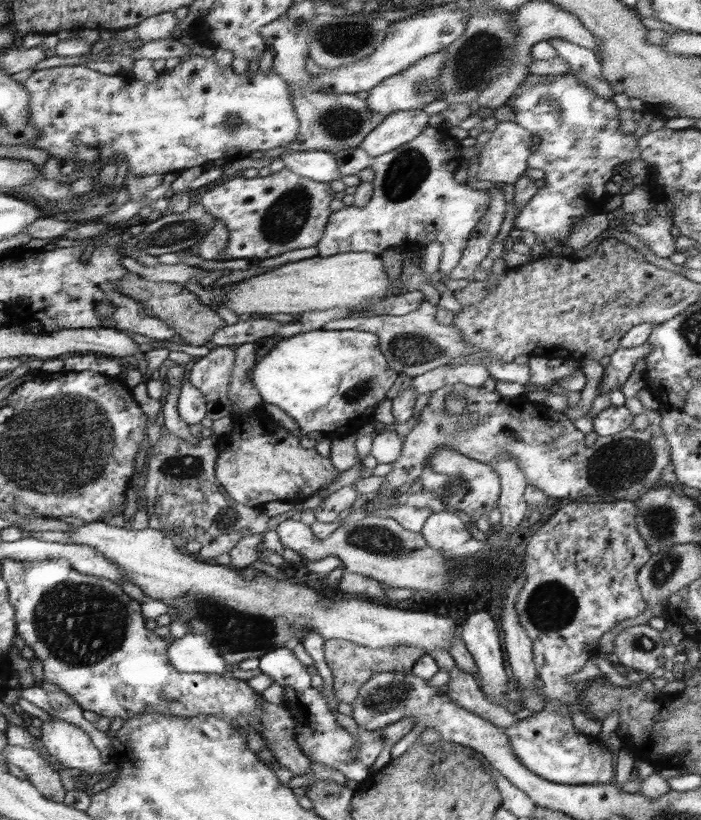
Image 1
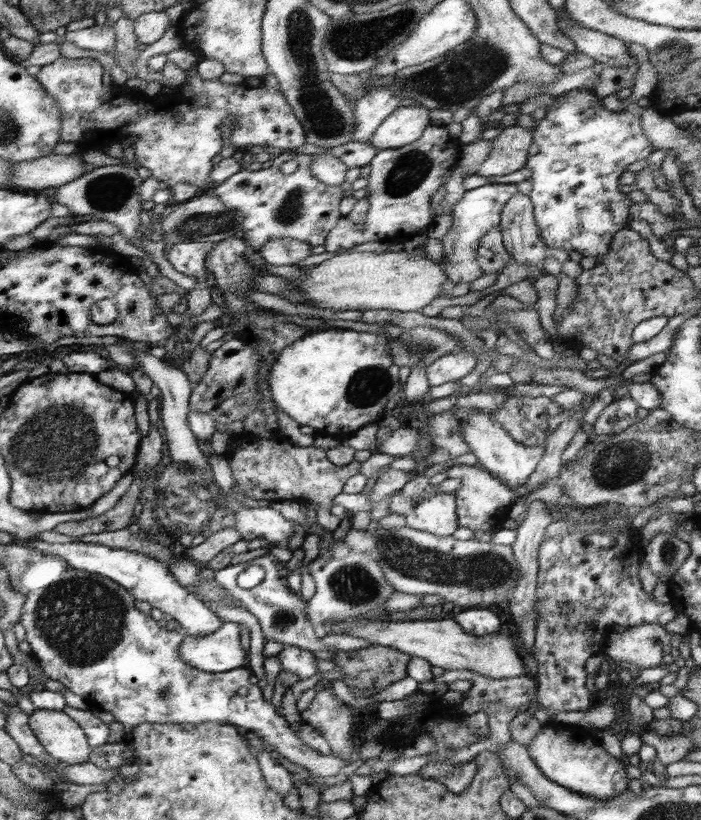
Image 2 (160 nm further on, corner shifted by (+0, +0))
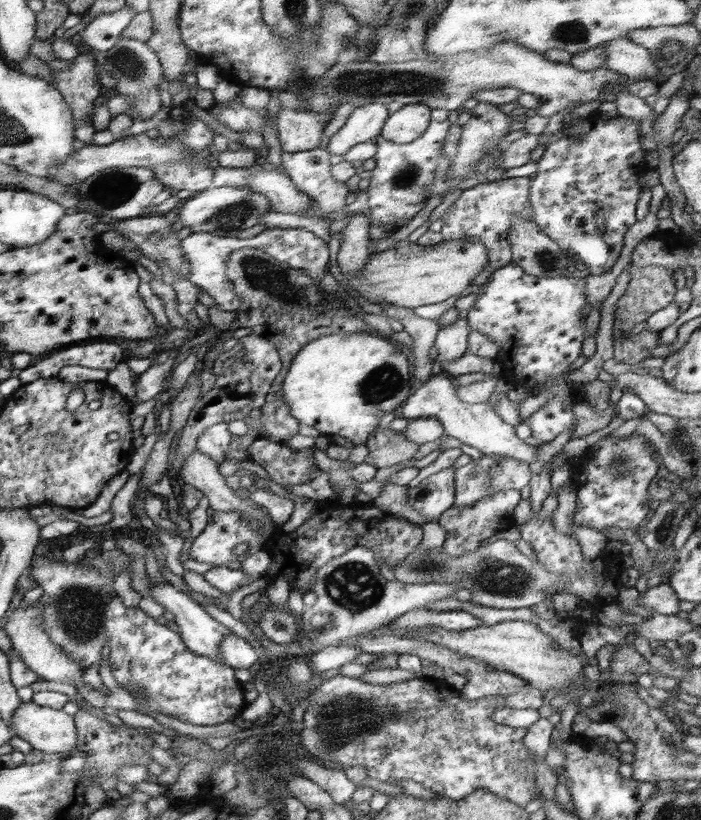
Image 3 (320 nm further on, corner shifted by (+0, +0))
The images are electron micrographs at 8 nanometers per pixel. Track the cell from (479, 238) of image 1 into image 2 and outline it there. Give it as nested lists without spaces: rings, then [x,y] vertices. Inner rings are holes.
[[[500,226],[490,229],[482,239],[477,249],[477,261],[481,264],[484,274],[502,272],[511,261],[511,256],[503,244]]]

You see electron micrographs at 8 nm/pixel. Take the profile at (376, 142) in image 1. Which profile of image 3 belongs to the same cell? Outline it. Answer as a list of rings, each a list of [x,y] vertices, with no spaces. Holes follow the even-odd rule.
[[[424,104],[404,105],[400,110],[389,114],[381,136],[394,144],[410,144],[423,136],[430,125],[432,111]]]

